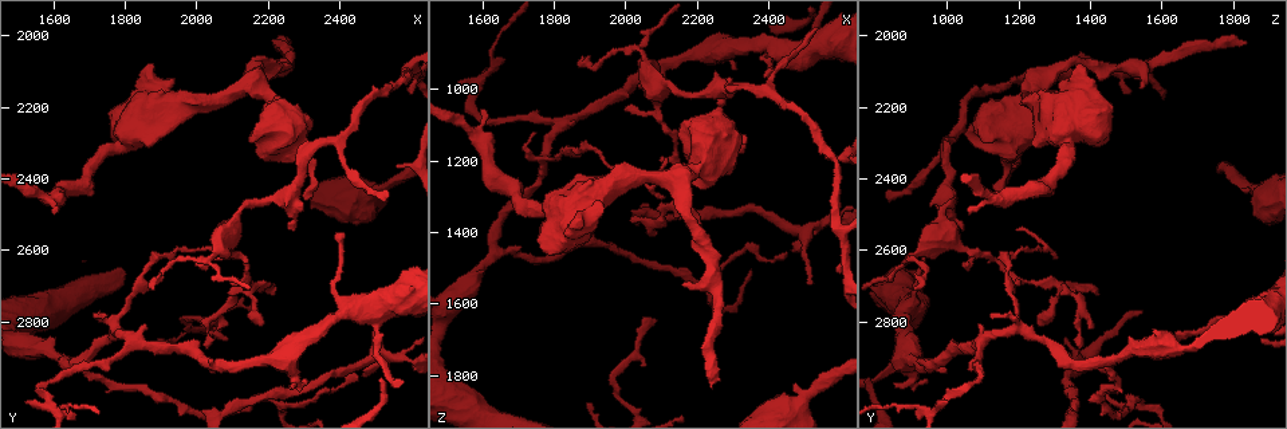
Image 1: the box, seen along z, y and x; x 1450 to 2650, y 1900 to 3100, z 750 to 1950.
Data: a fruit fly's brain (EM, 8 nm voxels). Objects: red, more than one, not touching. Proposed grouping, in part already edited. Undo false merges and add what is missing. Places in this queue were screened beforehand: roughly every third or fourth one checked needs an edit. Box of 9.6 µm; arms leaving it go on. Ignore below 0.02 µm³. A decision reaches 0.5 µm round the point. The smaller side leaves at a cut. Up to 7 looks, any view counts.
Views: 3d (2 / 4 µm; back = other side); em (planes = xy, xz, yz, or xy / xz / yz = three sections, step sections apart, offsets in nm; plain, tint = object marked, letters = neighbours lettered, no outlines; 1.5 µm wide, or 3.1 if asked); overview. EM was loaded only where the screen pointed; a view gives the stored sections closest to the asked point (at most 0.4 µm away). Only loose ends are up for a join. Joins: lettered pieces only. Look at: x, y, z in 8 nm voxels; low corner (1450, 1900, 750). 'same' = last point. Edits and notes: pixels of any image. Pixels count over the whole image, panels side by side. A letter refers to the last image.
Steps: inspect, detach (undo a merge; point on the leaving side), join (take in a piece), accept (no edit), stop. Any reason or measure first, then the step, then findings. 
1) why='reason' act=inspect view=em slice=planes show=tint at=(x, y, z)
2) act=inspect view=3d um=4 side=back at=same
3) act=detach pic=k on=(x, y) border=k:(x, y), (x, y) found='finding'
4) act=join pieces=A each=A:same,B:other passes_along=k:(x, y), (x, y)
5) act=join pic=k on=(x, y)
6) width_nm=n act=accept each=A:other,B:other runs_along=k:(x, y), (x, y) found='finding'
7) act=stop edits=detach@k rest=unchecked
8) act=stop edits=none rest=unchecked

why='an open end' act=inspect view=3d um=4 at=(2270, 2970, 840)

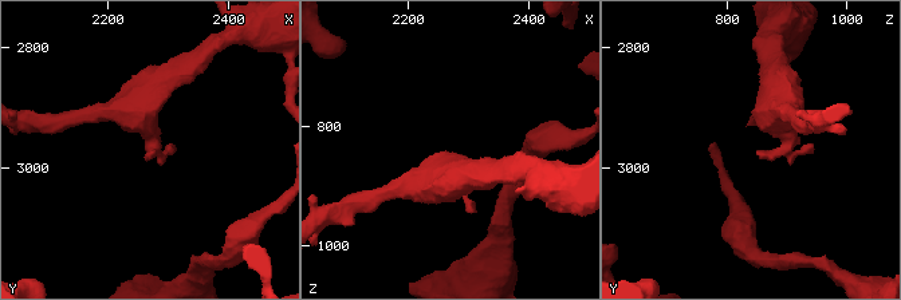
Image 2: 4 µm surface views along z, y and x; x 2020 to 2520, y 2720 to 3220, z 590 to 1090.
act=inspect view=em slice=planes show=letters at=(2270, 2975, 850)

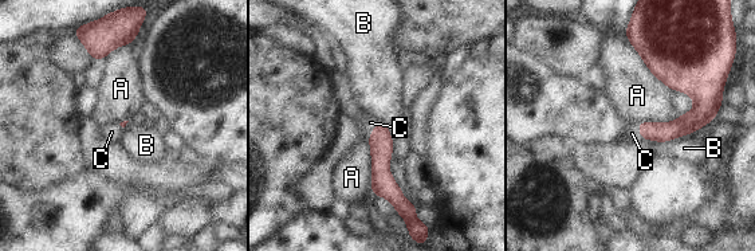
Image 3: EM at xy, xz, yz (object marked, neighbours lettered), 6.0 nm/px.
act=join pieces=C each=A:other,B:other,C:same passes_along=3:(649, 130), (640, 132), (632, 133) found='the neuron continues'

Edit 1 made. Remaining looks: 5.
why='free end' act=inspect view=3d um=2 at=(2280, 2550, 1040)

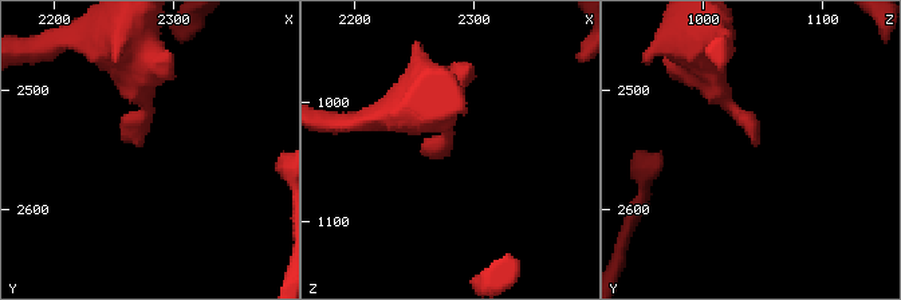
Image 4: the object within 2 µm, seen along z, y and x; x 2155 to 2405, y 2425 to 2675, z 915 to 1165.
why='now the EM' act=inspect view=em slice=planes show=letters at=(2268, 2546, 1050)

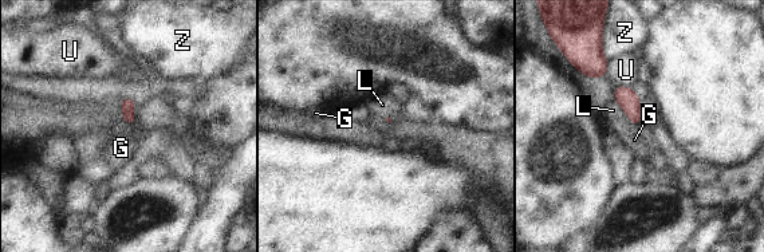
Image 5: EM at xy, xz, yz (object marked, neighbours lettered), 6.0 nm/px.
act=accept each=G:other,L:other,U:other,Z:other border=5:(615, 101), (635, 128) found='no lettered piece goes on from it'

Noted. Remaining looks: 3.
why='three-way junction' act=inspect view=em slice=planes show=tint at=(2220, 3040, 1540)

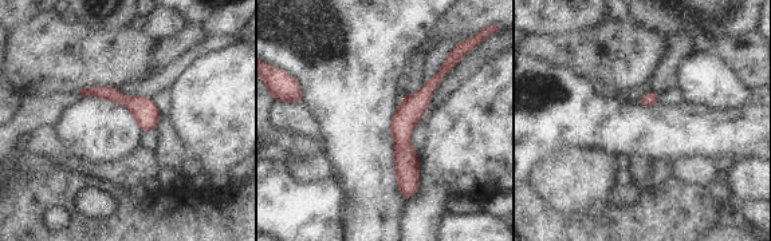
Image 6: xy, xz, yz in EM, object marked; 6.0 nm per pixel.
act=inspect view=em slice=planes show=letters at=same

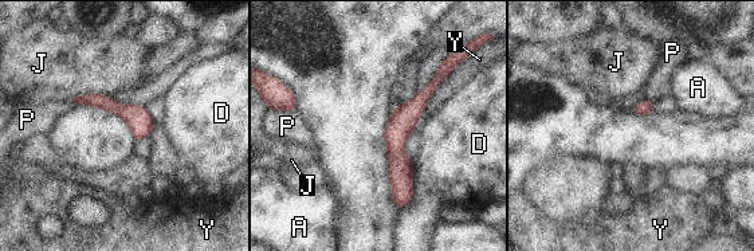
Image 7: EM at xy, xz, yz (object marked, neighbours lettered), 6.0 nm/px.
act=accept each=A:other,D:other,J:other,P:other,Y:other border=7:(112, 95), (82, 94), (67, 99) found='all the same neuron'

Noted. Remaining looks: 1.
act=stop edits=join@3 rest=unchecked

